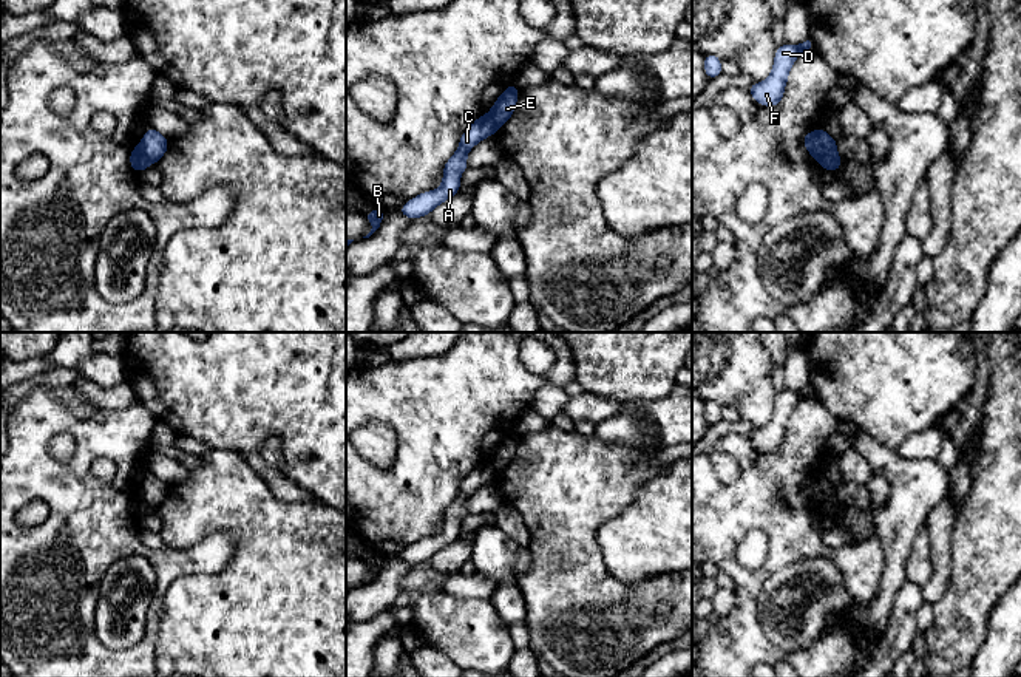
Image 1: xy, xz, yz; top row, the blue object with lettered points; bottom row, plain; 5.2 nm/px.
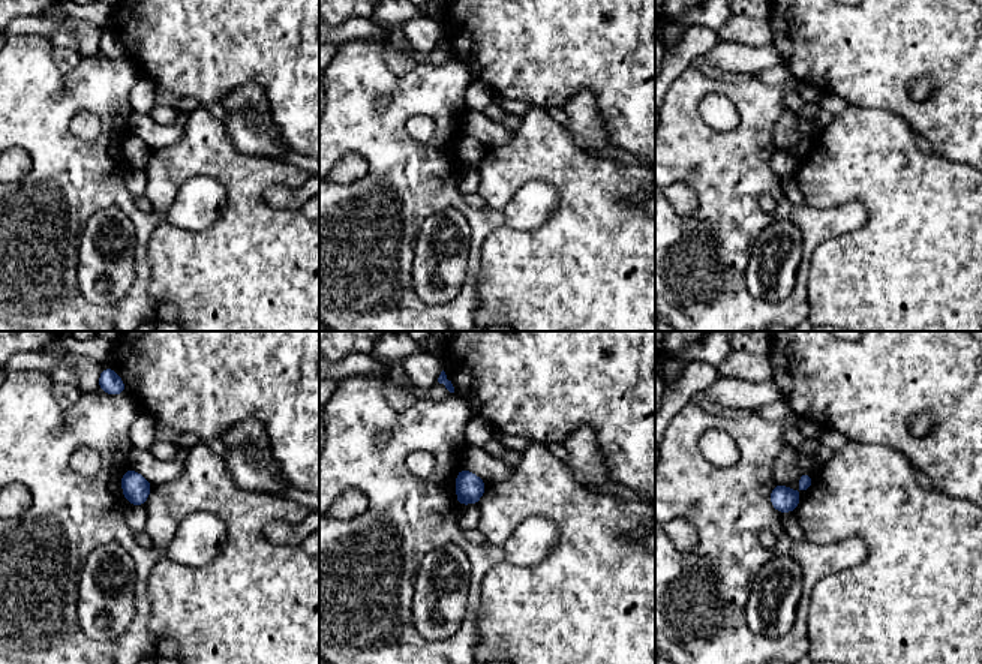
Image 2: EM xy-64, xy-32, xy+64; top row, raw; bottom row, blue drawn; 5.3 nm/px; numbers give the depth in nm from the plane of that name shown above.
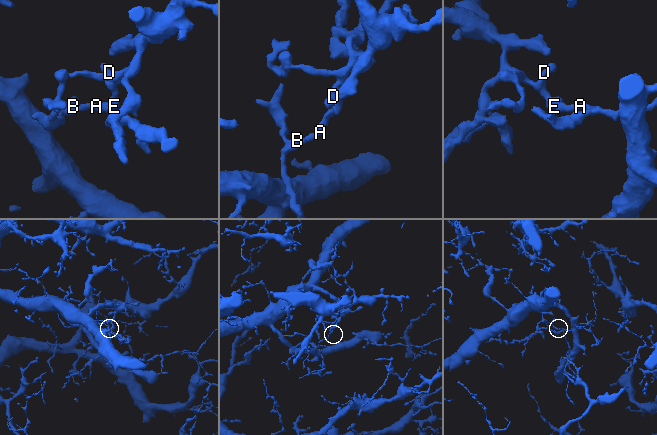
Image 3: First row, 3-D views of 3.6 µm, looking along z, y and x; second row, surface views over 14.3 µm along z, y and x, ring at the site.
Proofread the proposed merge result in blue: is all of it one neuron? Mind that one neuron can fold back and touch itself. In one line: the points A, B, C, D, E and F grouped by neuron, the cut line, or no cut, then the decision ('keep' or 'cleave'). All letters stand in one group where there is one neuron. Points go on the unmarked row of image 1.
A B C / D E F | xy (139, 490), (152, 509) | cleave

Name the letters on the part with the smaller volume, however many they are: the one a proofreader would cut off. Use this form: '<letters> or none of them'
A, B, C

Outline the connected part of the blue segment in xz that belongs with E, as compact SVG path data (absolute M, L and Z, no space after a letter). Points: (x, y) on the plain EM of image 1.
M513 428L507 431L507 436L497 444L496 450L490 456L490 462L496 473L499 475L504 471L516 454L516 447L519 442L519 436L514 433Z

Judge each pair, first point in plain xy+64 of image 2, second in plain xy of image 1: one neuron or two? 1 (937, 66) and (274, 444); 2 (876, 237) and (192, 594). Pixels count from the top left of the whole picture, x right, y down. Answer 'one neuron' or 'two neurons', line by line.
1: two neurons
2: one neuron

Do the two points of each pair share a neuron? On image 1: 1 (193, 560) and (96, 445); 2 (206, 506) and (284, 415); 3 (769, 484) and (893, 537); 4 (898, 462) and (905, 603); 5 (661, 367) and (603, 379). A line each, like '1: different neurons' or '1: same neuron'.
1: same neuron
2: different neurons
3: different neurons
4: different neurons
5: same neuron

